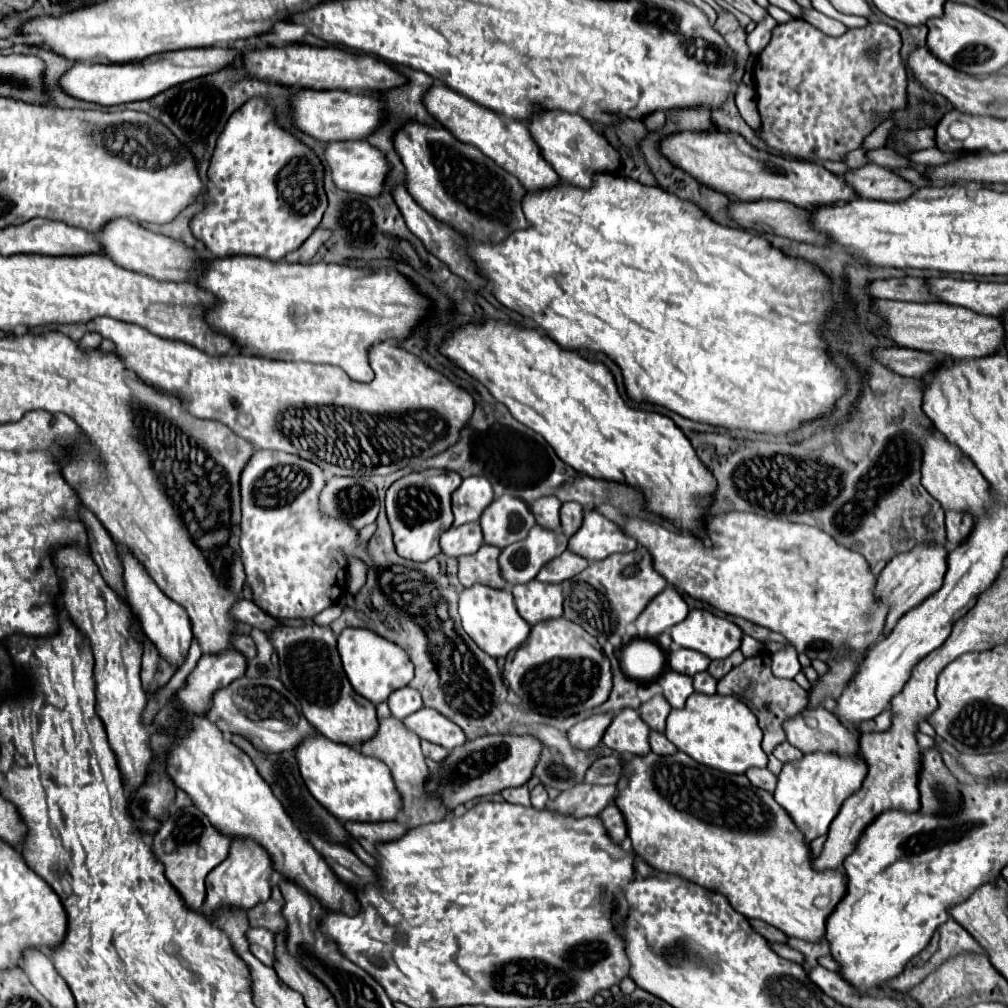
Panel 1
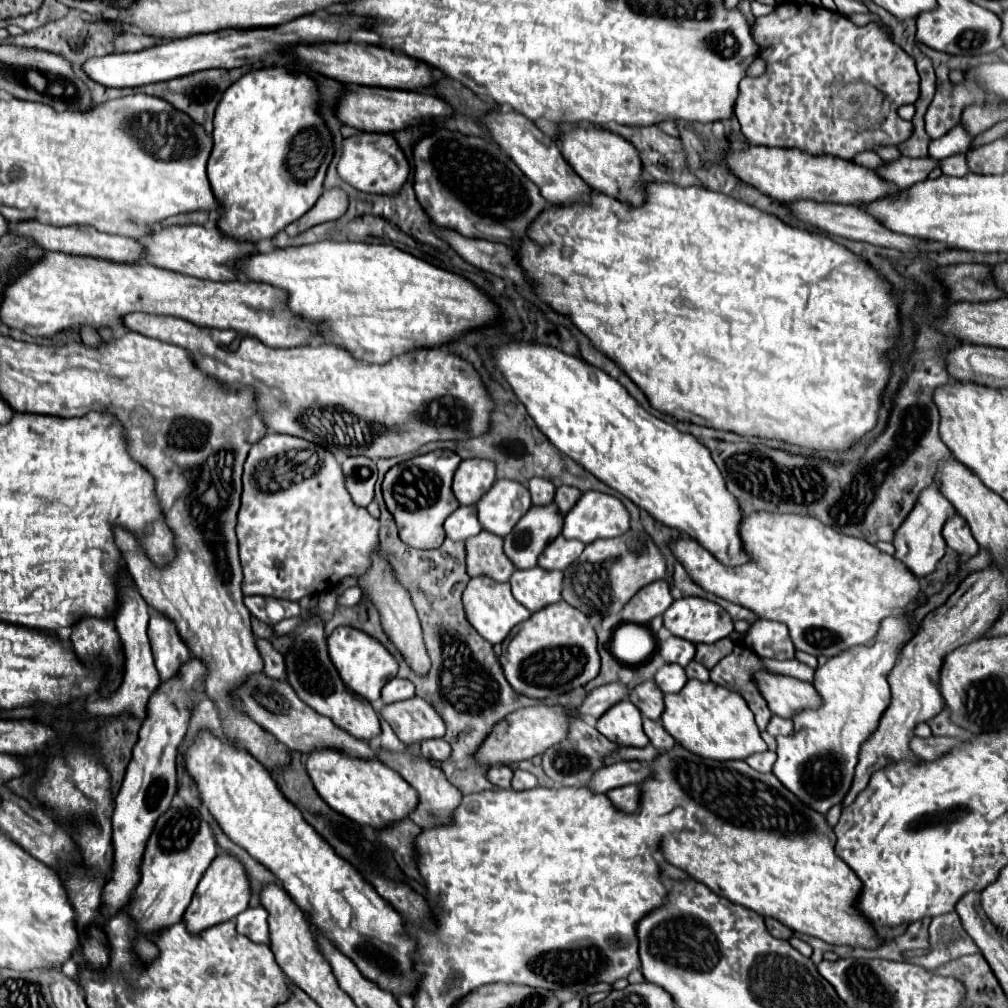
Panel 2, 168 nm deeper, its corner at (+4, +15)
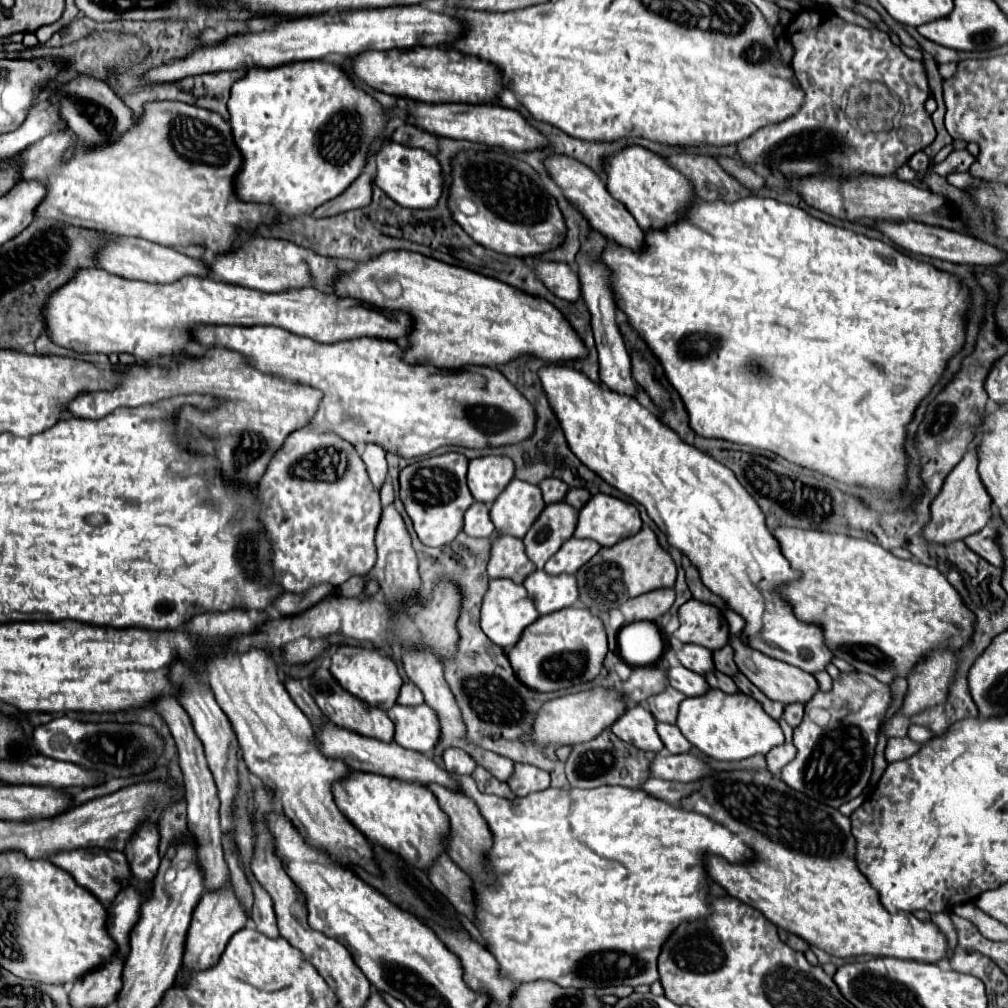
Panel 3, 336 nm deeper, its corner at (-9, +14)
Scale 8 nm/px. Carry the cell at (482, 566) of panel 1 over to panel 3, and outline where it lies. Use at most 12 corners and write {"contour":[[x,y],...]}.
{"contour":[[499,536],[487,564],[489,578],[523,584],[535,566],[523,540]]}

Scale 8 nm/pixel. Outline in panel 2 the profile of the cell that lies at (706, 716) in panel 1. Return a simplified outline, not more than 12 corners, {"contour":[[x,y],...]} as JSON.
{"contour":[[690,679],[664,729],[716,761],[766,751],[740,693]]}

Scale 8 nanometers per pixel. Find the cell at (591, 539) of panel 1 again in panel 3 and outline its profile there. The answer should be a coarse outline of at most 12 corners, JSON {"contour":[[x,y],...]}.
{"contour":[[595,494],[575,538],[609,548],[641,530],[639,510]]}

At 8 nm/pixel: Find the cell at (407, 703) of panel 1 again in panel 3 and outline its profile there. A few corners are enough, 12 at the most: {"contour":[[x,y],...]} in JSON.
{"contour":[[415,684],[401,686],[397,702],[403,706],[423,704]]}

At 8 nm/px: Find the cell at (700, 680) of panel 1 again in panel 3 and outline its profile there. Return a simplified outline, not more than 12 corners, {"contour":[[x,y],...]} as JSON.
{"contour":[[709,672],[705,680],[711,688],[735,694],[733,678],[727,674]]}

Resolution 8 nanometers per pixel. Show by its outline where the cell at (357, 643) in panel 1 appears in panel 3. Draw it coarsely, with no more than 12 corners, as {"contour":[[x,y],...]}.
{"contour":[[339,646],[329,672],[385,712],[403,684],[391,658]]}

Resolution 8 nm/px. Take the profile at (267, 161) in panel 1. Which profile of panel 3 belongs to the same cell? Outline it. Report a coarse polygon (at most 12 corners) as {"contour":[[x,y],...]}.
{"contour":[[337,64],[247,70],[237,196],[311,214],[391,120]]}

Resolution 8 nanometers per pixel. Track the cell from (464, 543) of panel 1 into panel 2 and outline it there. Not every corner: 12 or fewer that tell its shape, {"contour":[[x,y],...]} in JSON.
{"contour":[[458,507],[444,523],[446,537],[466,541],[482,531],[476,507]]}

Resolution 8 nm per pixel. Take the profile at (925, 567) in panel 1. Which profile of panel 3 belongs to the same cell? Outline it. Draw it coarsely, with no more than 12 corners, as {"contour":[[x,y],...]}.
{"contour":[[971,446],[933,500],[923,536],[937,544],[979,532],[993,502]]}

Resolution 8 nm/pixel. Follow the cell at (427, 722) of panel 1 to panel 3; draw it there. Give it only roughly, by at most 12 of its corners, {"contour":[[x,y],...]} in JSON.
{"contour":[[395,704],[395,742],[431,754],[439,722],[427,706]]}

